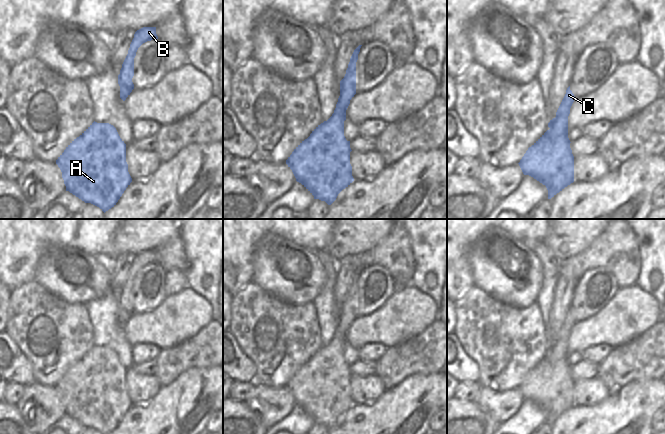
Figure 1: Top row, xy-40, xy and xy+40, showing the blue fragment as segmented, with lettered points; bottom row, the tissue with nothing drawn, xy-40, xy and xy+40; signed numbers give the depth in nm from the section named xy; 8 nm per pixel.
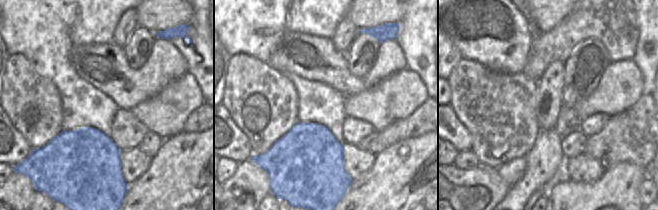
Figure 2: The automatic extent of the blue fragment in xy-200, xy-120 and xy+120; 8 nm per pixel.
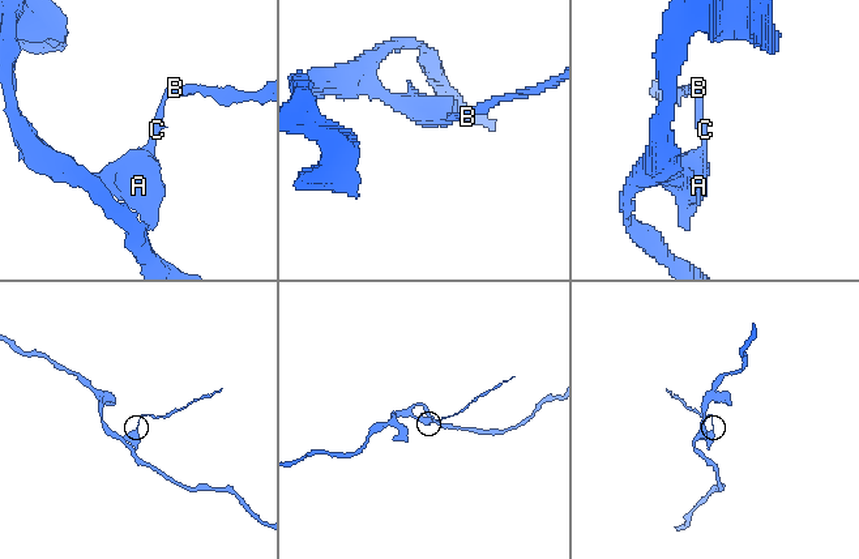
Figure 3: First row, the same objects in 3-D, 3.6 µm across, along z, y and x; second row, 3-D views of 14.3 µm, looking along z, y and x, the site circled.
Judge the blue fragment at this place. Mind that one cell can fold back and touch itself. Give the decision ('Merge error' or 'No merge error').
Merge error

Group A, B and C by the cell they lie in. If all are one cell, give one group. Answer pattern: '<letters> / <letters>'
A / B C

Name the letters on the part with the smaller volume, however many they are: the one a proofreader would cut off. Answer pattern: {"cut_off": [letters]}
{"cut_off": ["B", "C"]}

